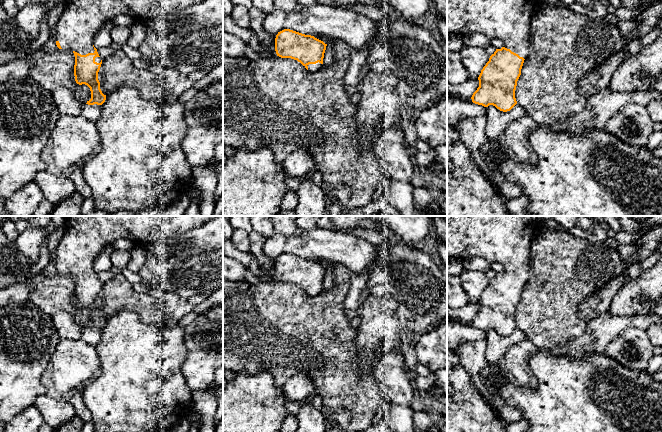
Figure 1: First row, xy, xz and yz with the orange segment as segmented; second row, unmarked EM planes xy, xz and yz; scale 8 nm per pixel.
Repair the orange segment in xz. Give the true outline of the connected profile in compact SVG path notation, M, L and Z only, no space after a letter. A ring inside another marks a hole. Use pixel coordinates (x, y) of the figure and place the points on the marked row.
M290 29L278 32L275 38L277 56L297 60L310 72L322 67L326 46L314 36Z

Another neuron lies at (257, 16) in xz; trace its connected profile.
M252 6L249 9L249 16L251 19L250 29L262 40L266 45L266 57L277 57L275 51L275 41L272 40L268 33L264 31L263 24L266 17L266 13L261 9Z

